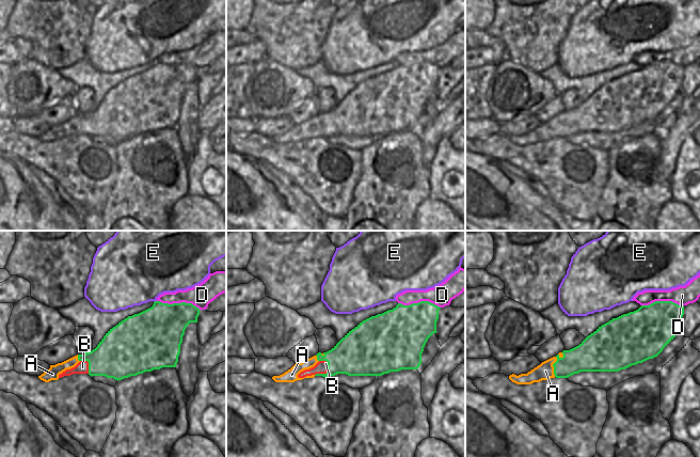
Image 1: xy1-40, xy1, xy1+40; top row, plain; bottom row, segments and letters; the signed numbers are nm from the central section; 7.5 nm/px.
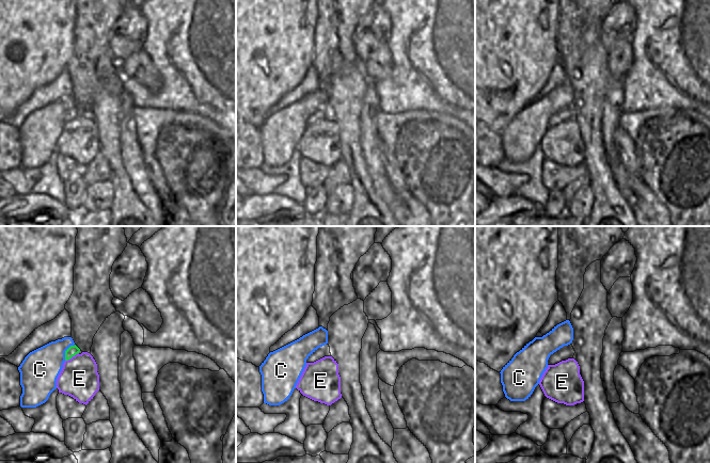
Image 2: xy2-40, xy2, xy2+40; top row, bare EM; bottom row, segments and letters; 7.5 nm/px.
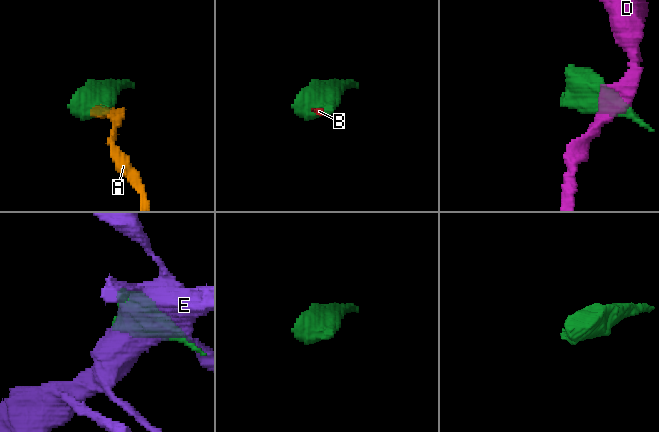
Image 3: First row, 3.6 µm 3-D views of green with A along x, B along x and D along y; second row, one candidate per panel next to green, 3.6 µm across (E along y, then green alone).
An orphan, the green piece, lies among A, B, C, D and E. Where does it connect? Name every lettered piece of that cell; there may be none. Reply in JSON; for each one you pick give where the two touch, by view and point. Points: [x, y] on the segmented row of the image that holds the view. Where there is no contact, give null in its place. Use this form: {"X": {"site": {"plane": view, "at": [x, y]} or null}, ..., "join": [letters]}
{"join": []}

